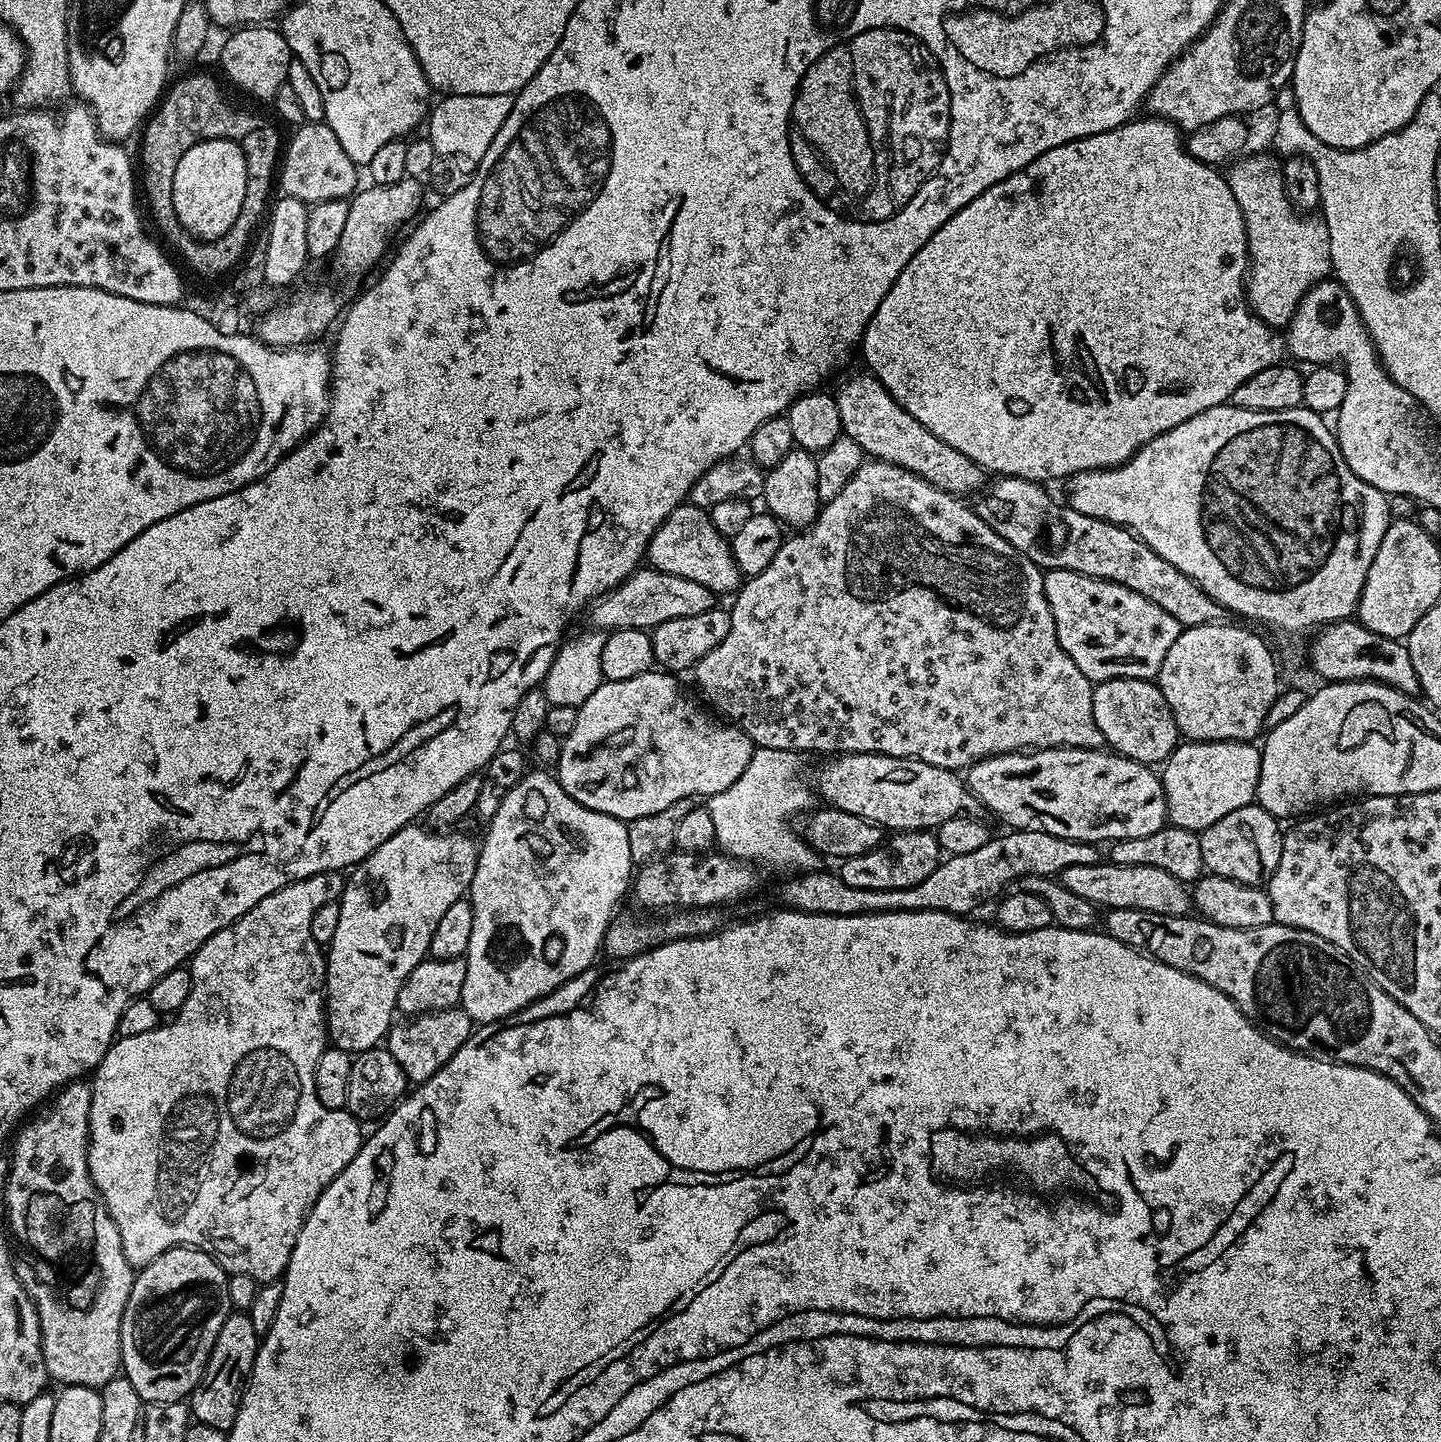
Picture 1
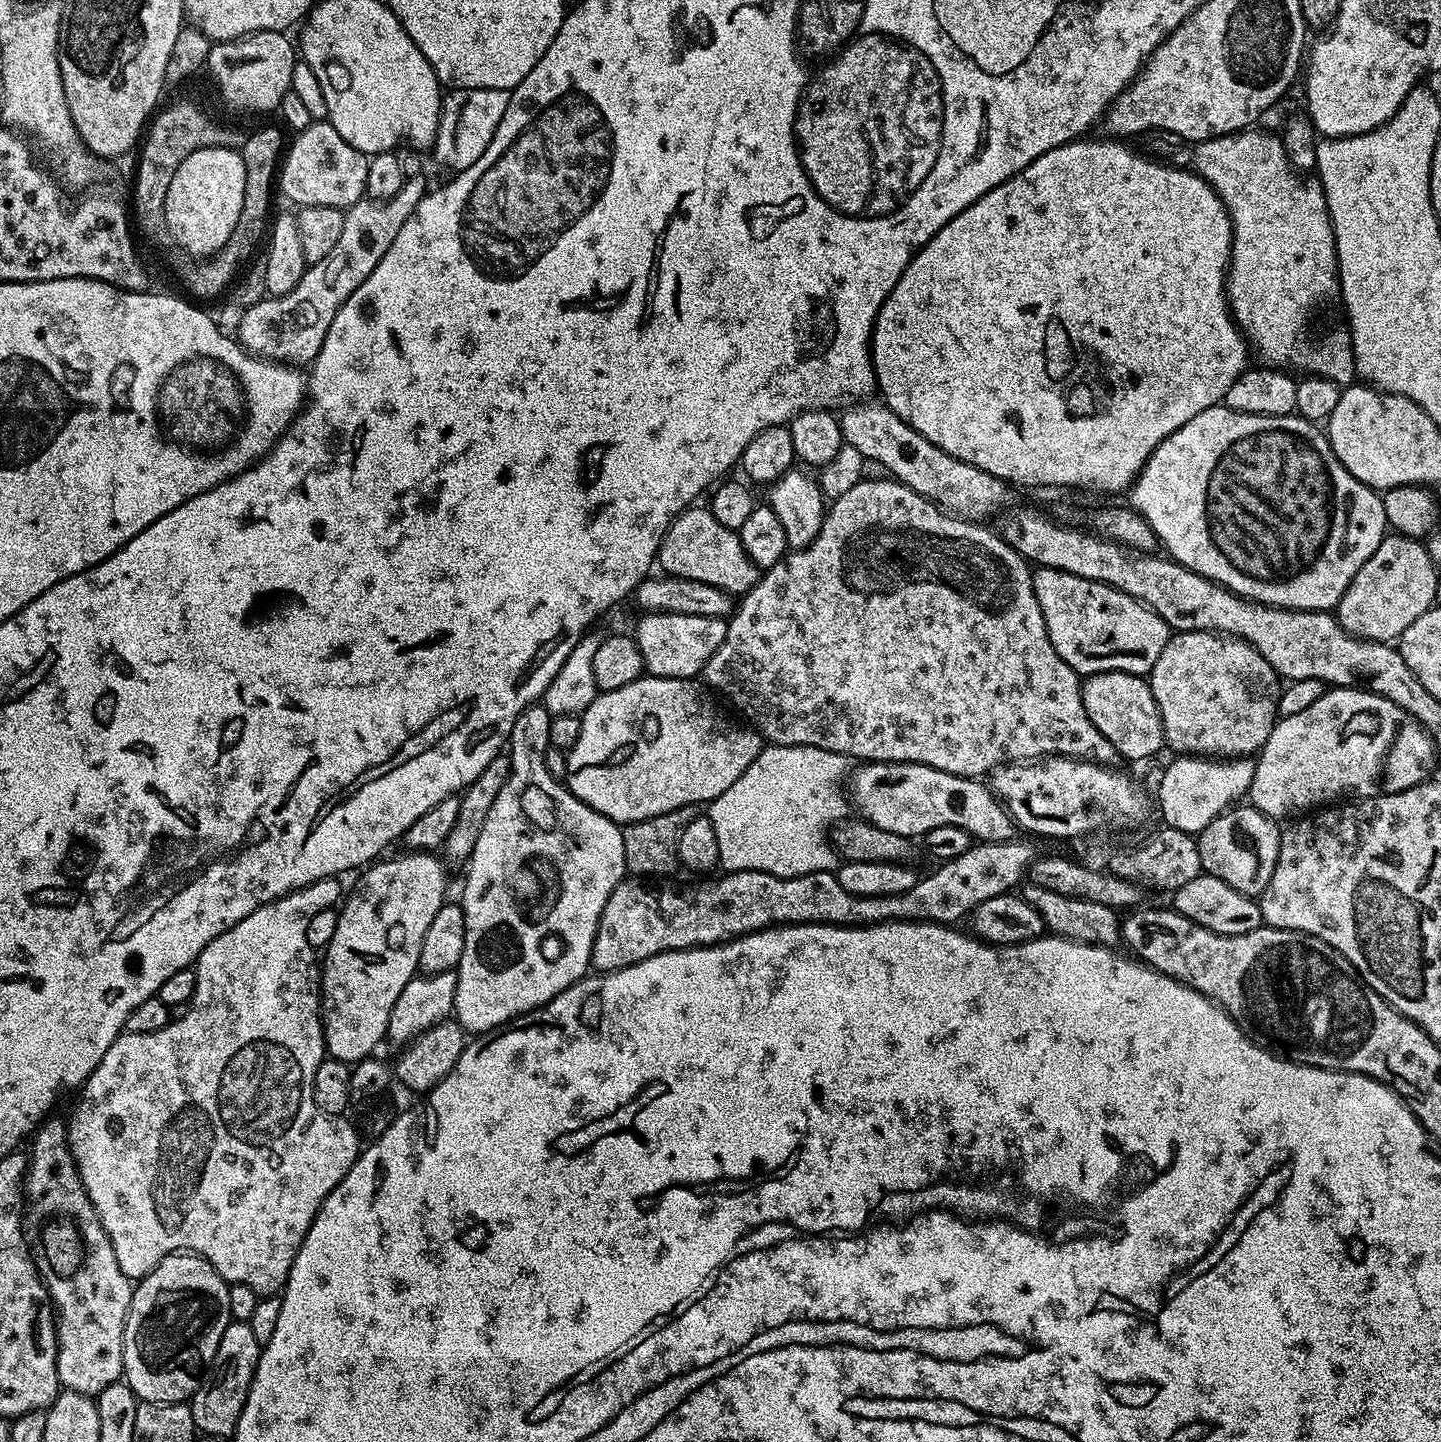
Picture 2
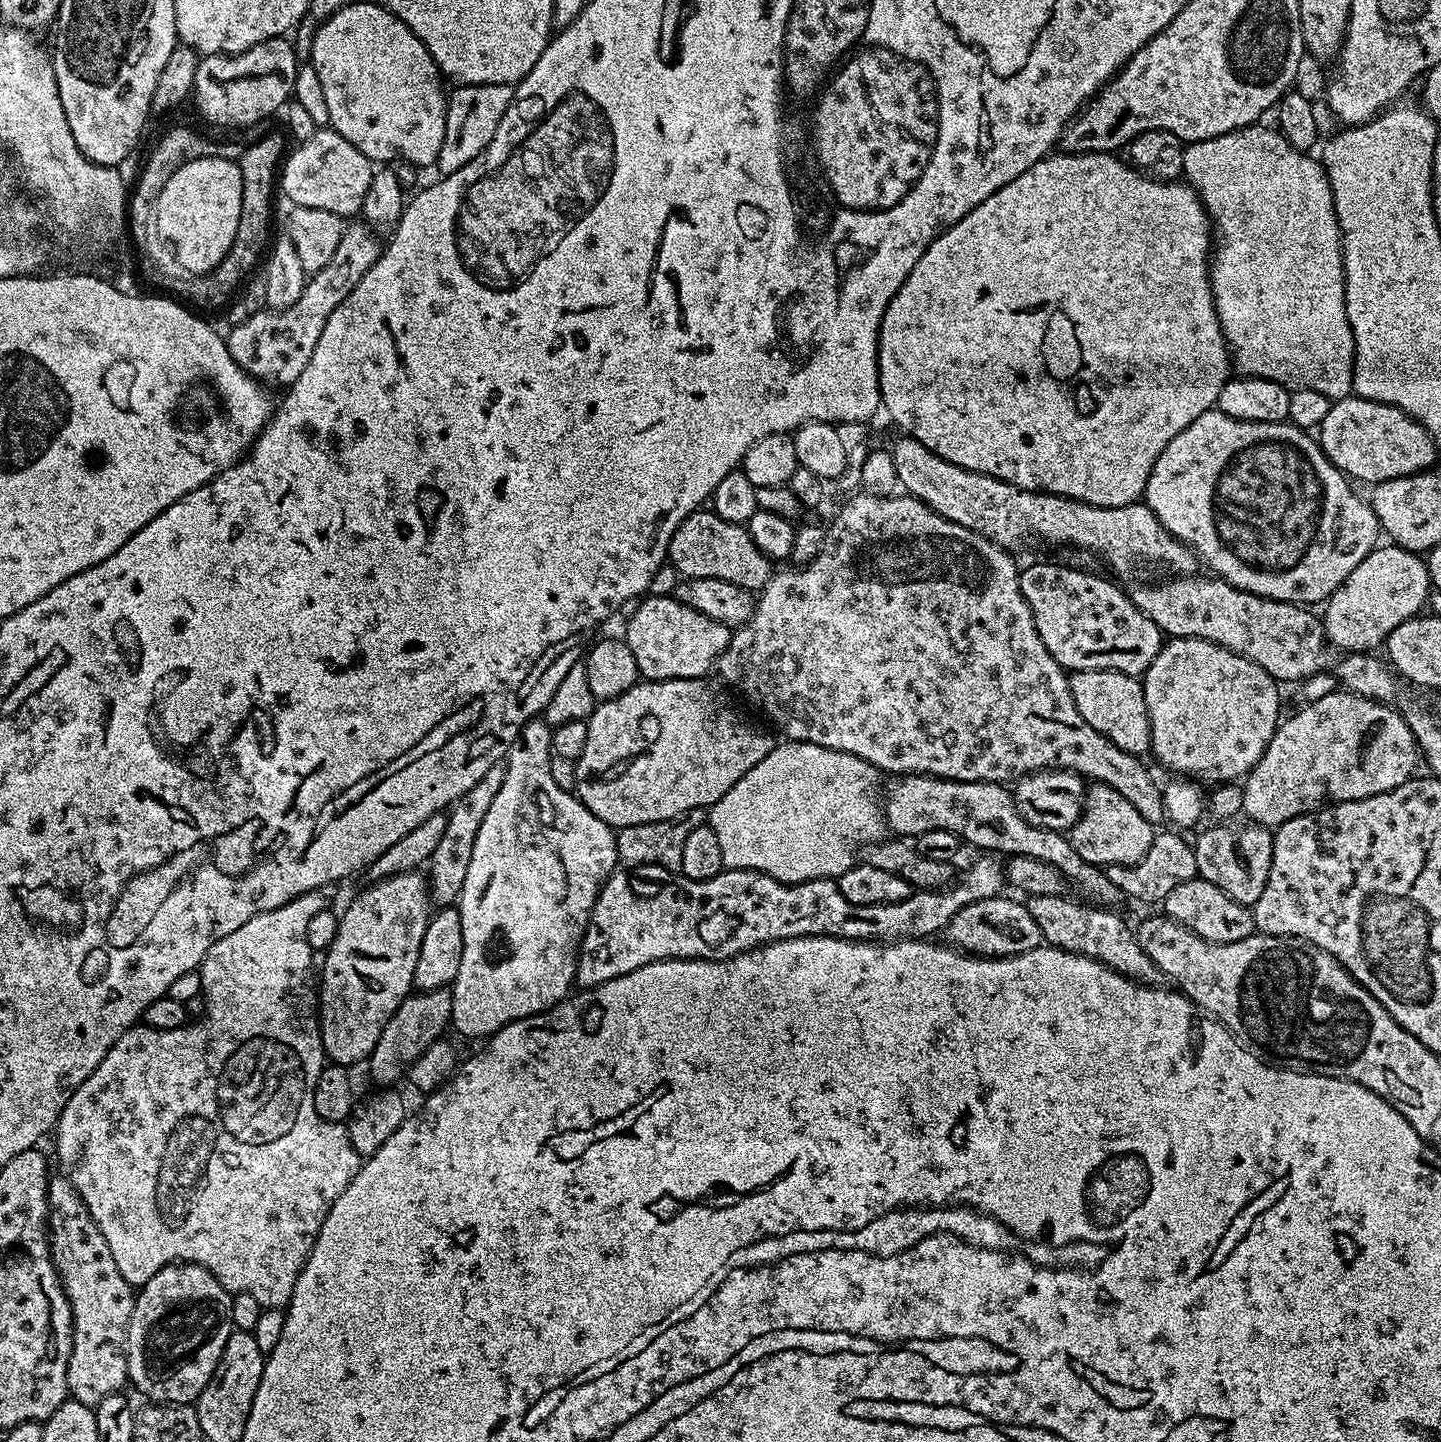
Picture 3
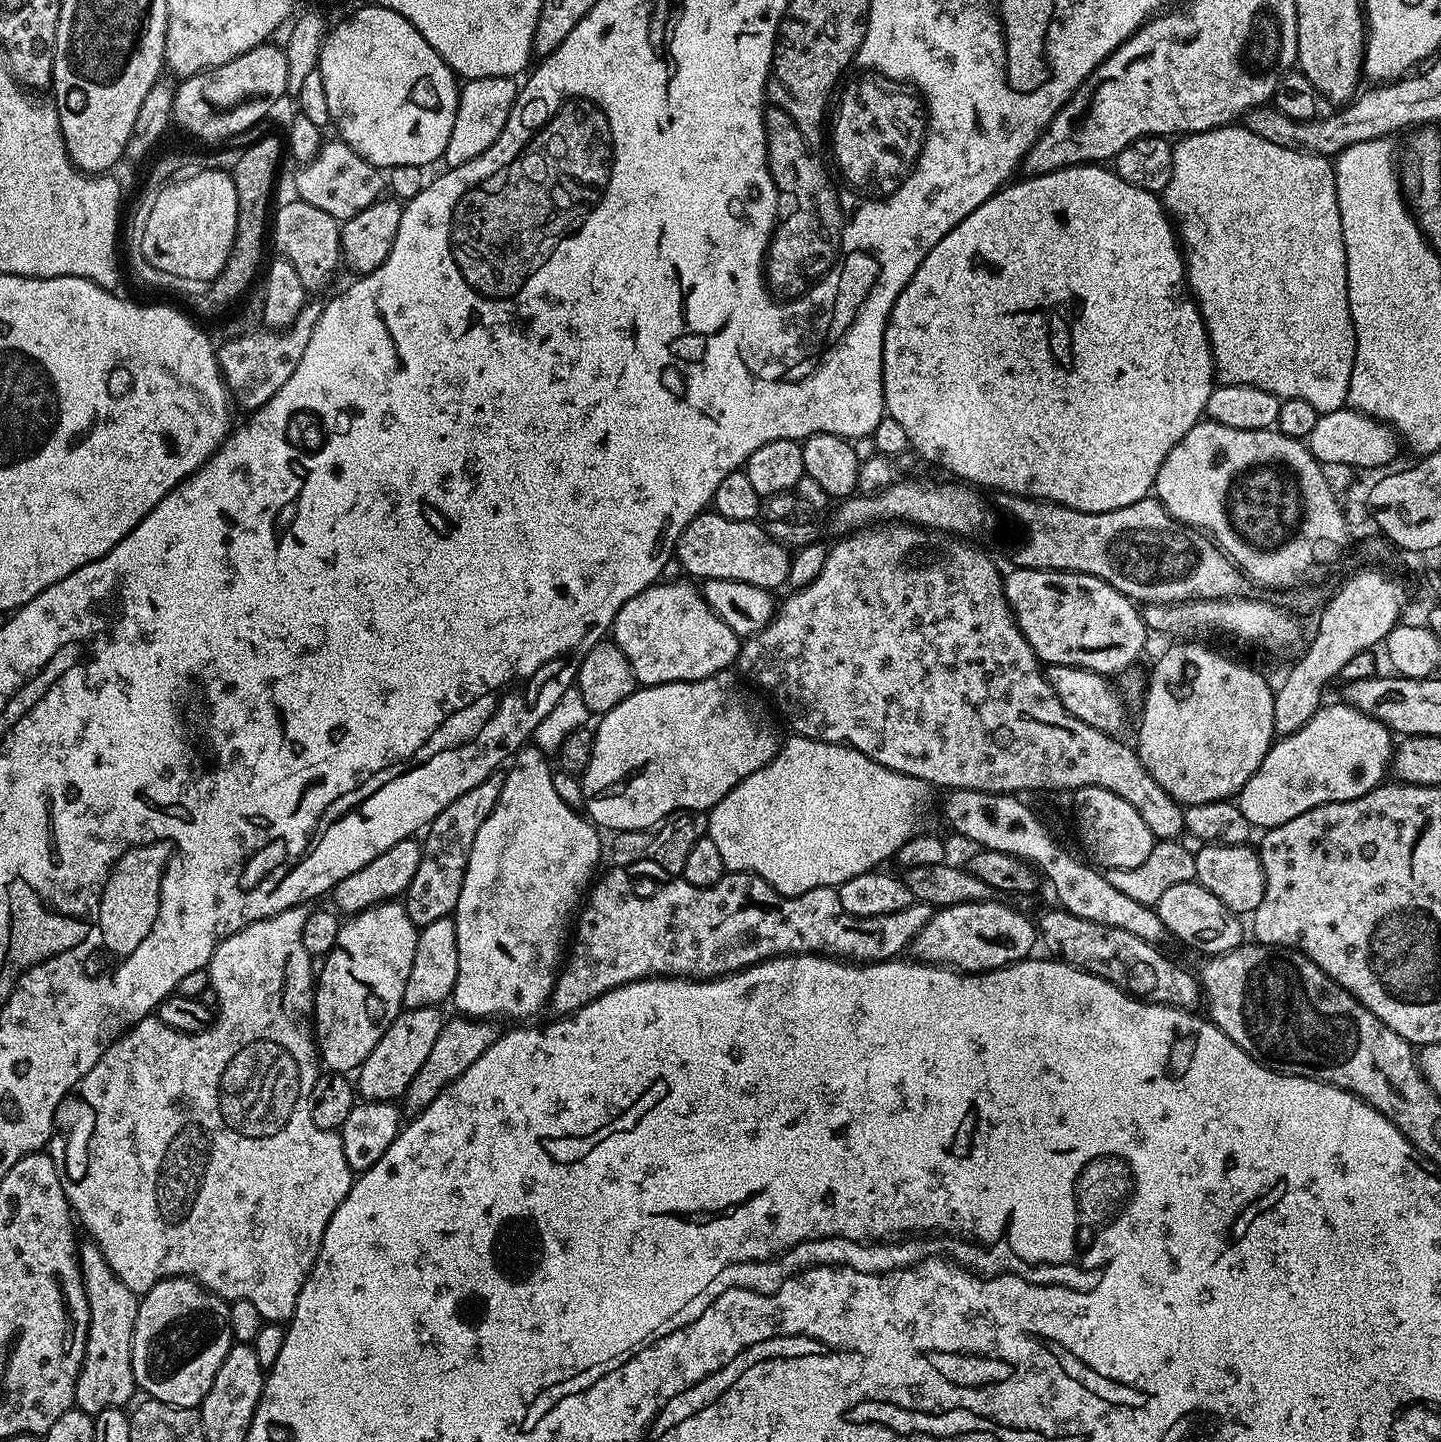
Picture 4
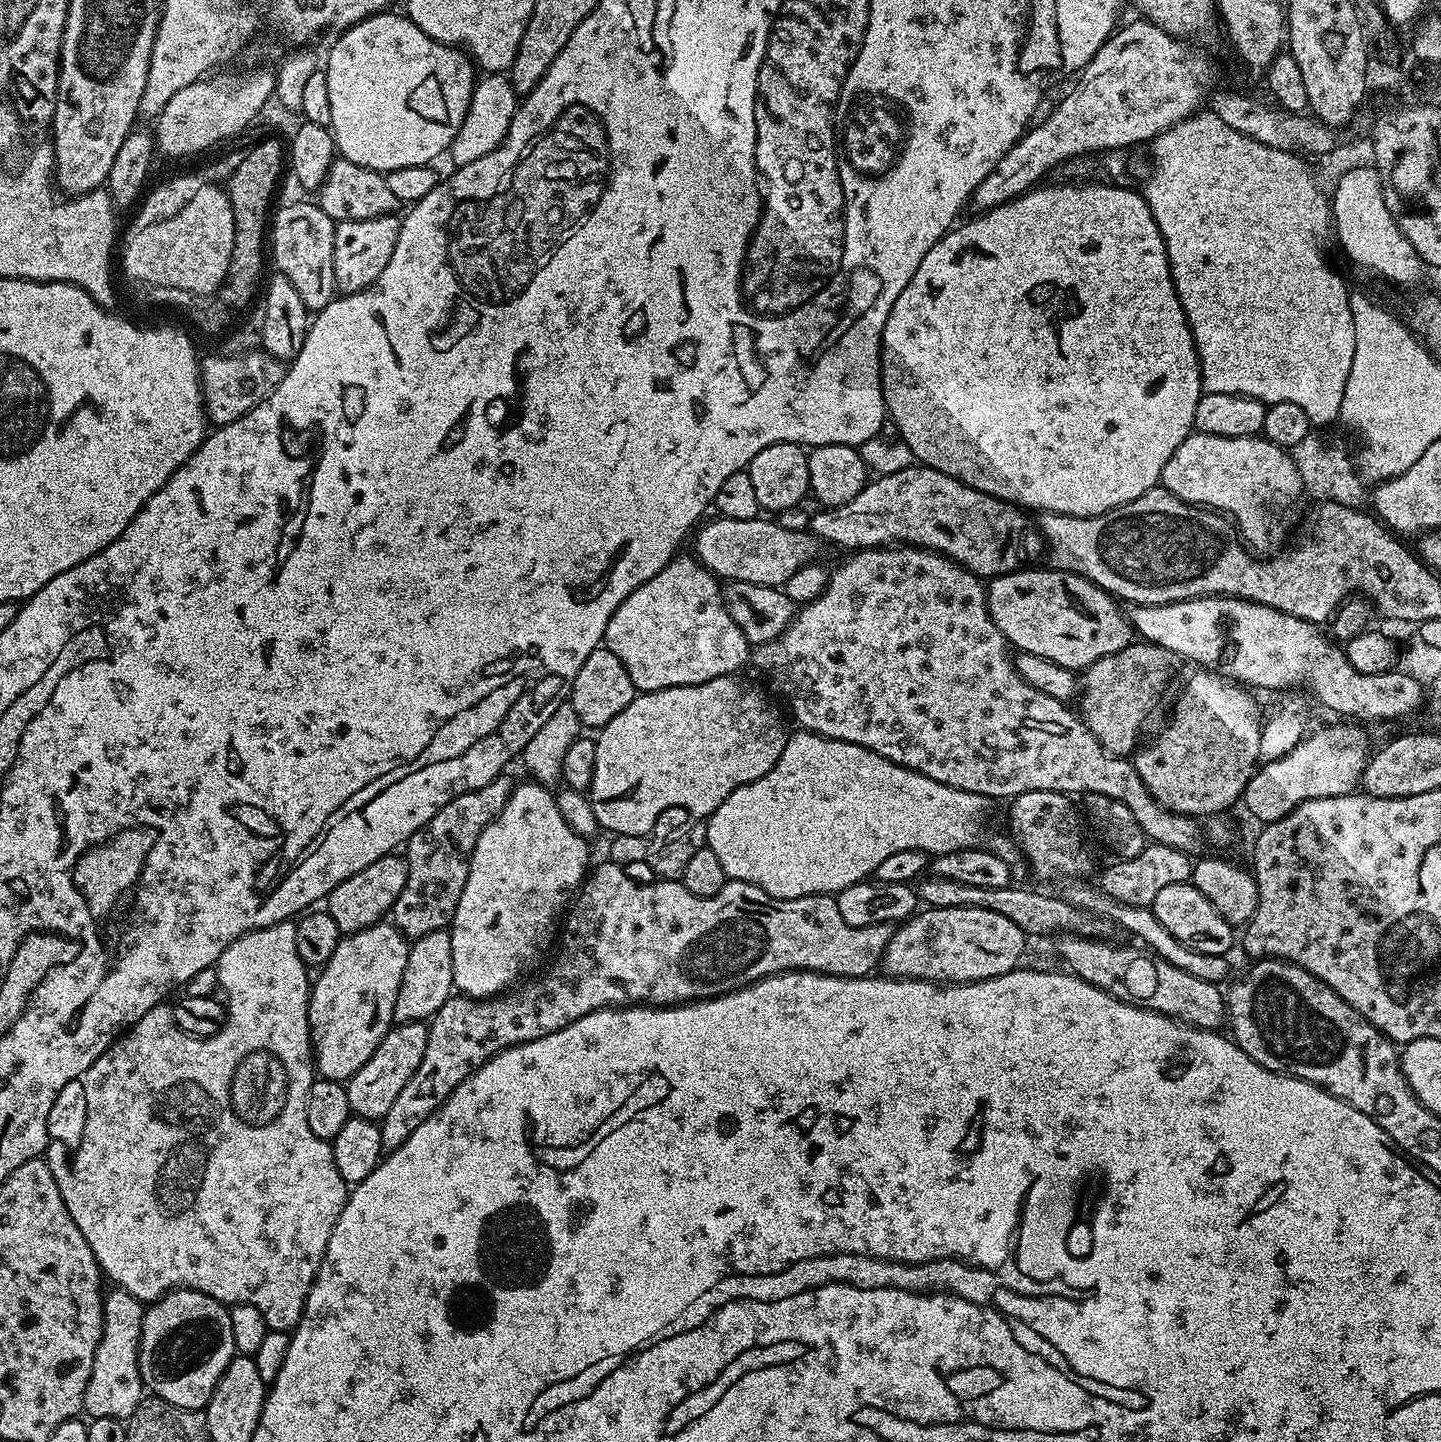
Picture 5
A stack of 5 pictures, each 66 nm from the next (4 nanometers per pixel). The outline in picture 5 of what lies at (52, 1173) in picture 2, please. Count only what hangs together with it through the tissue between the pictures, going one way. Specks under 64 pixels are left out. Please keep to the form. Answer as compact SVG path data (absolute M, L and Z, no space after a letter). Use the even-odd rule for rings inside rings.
M112 1290L104 1297L104 1325L102 1338L98 1342L98 1350L94 1354L94 1366L90 1374L90 1382L86 1382L84 1391L85 1413L89 1412L92 1420L98 1418L114 1418L124 1422L134 1414L145 1395L144 1380L140 1377L140 1339L142 1338L142 1322L144 1321L145 1305L128 1292Z

